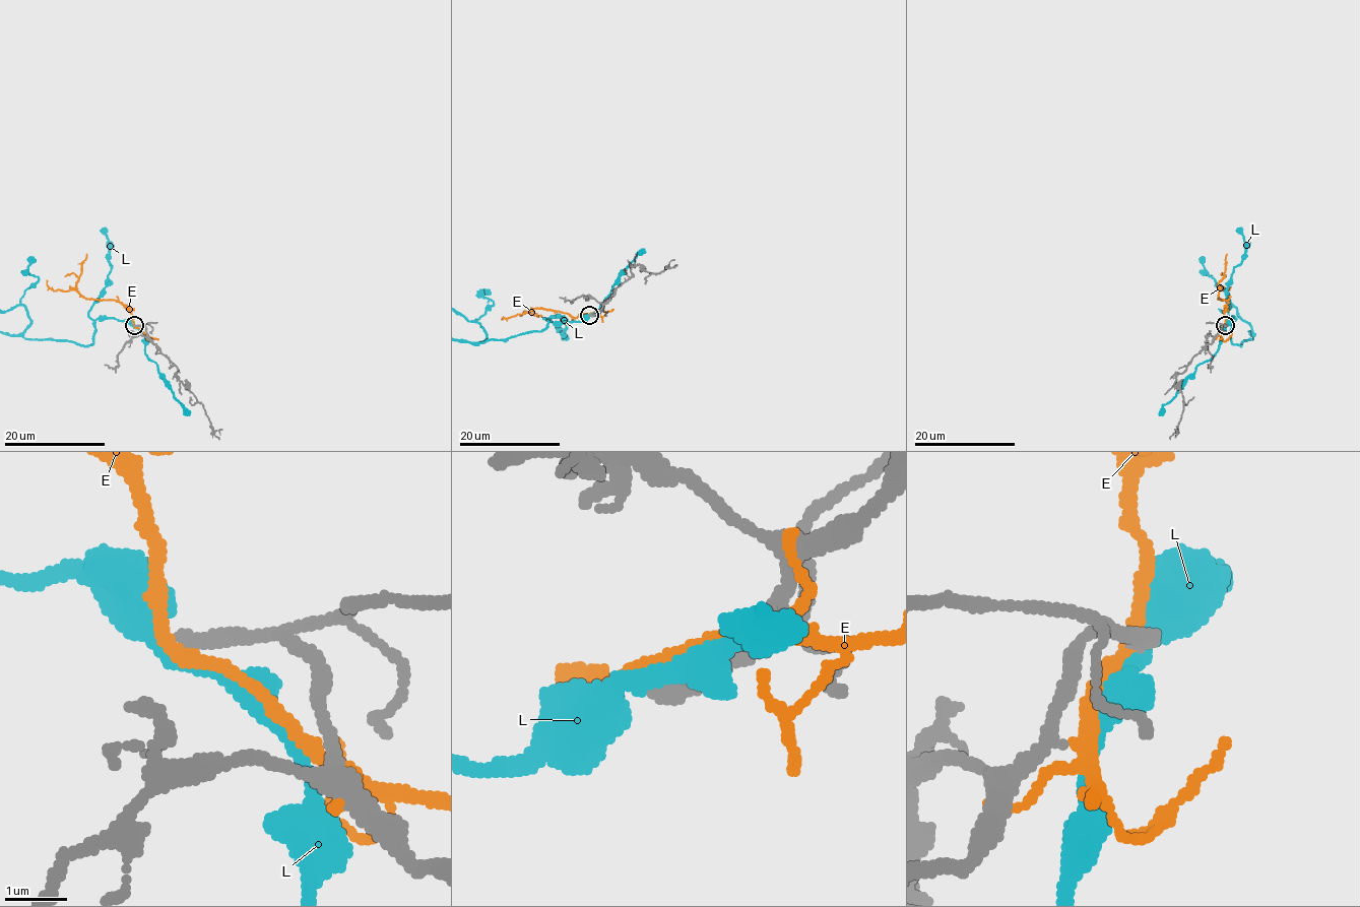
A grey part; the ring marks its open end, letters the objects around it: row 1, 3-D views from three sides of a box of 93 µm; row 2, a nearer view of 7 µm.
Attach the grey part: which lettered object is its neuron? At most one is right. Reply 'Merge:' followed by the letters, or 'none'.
Merge: none

